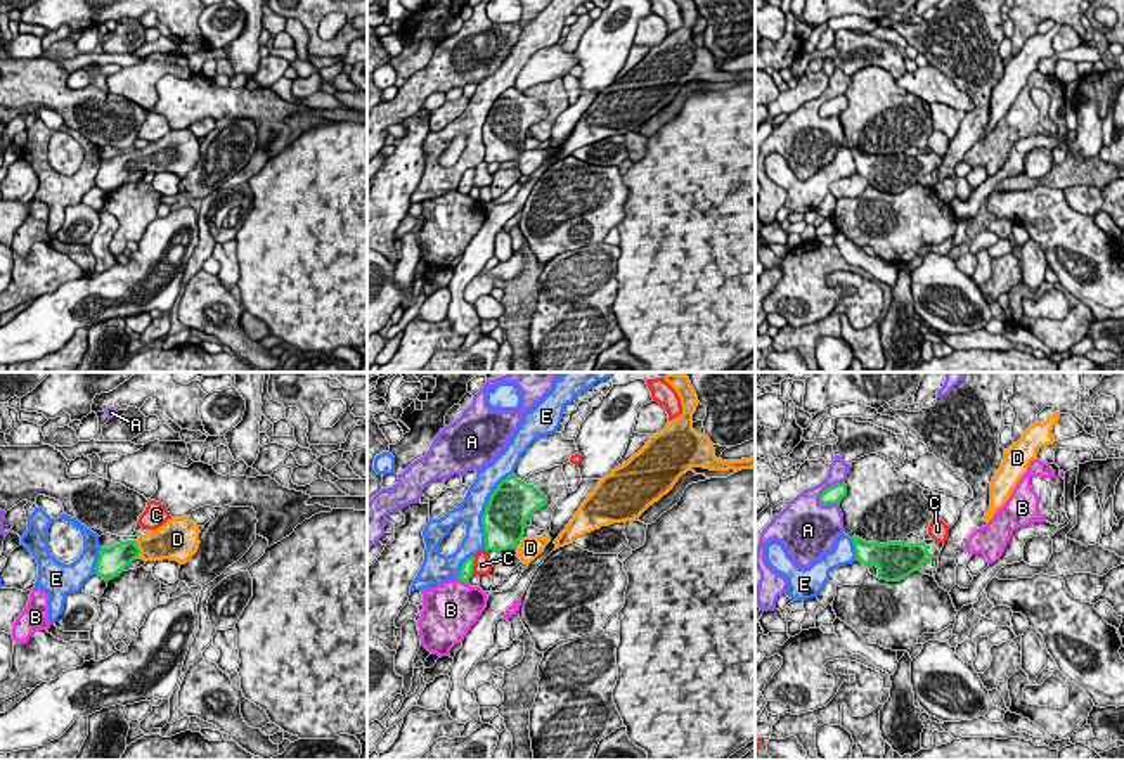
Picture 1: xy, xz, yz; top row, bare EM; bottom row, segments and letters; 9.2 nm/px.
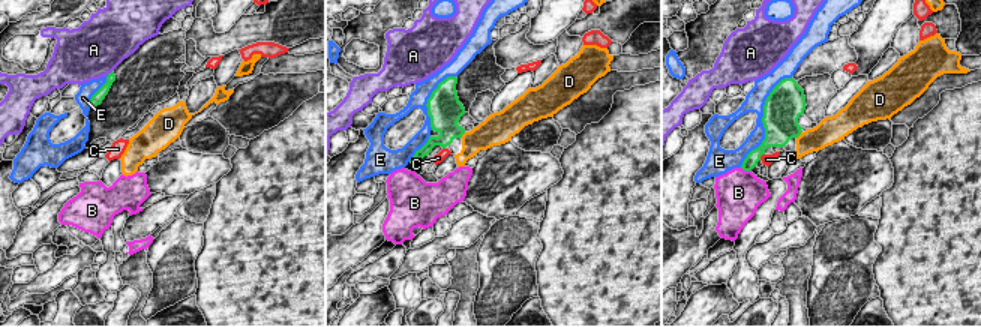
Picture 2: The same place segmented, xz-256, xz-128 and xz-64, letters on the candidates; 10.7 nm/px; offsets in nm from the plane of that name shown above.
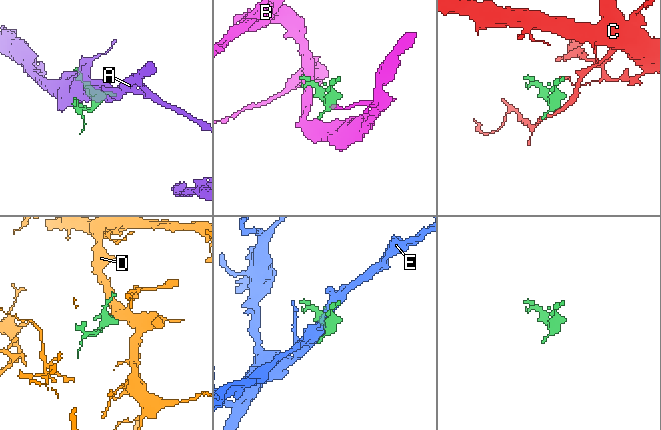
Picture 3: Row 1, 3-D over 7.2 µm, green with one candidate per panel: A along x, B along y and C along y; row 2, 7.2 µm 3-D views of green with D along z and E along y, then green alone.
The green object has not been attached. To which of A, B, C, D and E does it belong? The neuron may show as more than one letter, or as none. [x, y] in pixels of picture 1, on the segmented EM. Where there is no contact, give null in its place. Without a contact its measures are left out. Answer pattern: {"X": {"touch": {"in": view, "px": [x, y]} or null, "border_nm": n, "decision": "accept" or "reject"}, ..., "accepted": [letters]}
{"A": {"touch": {"in": "yz", "px": [830, 487]}, "border_nm": 320, "decision": "reject"}, "B": {"touch": {"in": "xz", "px": [463, 580]}, "border_nm": 110, "decision": "reject"}, "C": {"touch": {"in": "xz", "px": [473, 565]}, "border_nm": 180, "decision": "reject"}, "D": {"touch": {"in": "xy", "px": [139, 549]}, "border_nm": 180, "decision": "accept"}, "E": {"touch": {"in": "xz", "px": [485, 509]}, "border_nm": 750, "decision": "reject"}, "accepted": ["D"]}

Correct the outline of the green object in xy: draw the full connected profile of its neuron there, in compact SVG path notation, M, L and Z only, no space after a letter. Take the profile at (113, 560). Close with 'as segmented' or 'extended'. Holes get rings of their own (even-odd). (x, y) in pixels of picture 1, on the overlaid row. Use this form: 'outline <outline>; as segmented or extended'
outline M189 516L171 518L137 540L100 547L95 575L109 582L135 559L145 563L170 559L185 564L199 549L199 533L197 525Z; extended

